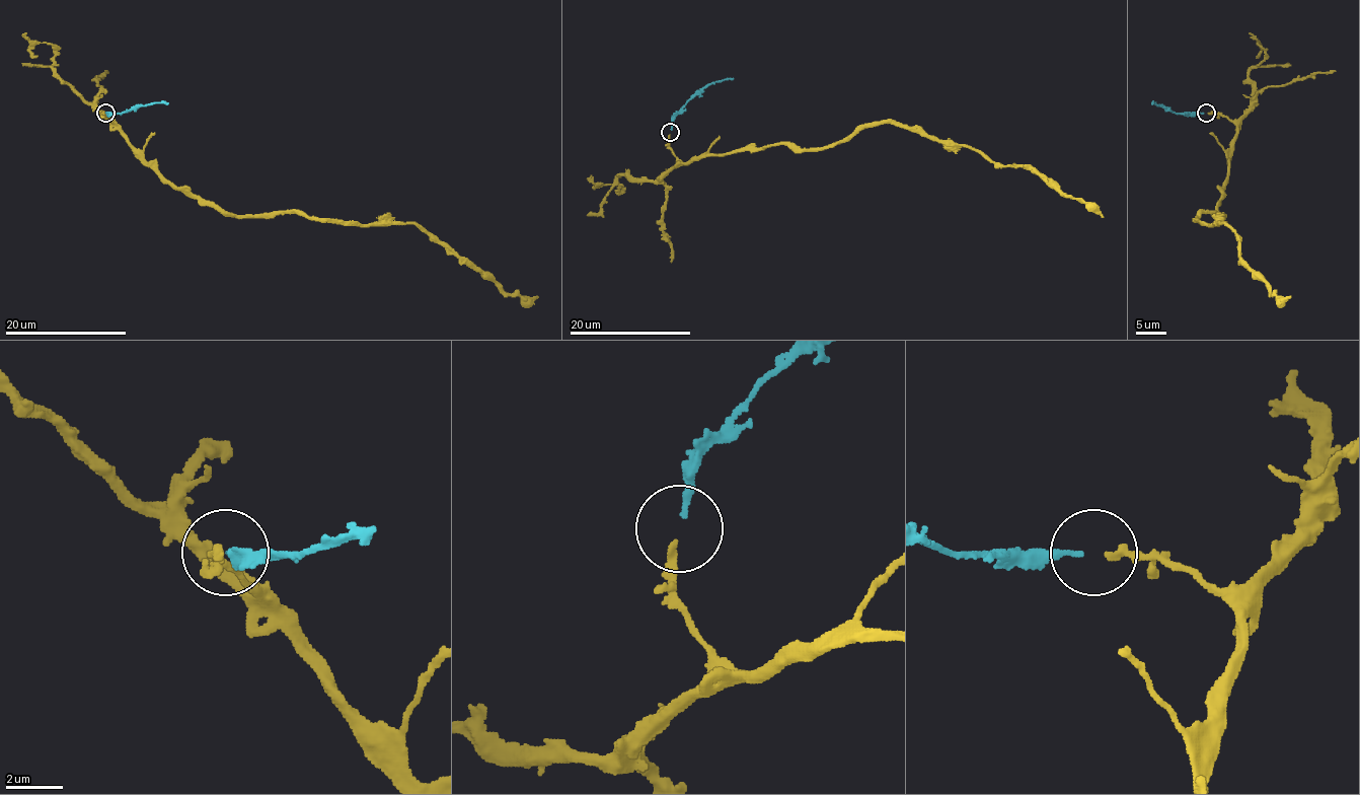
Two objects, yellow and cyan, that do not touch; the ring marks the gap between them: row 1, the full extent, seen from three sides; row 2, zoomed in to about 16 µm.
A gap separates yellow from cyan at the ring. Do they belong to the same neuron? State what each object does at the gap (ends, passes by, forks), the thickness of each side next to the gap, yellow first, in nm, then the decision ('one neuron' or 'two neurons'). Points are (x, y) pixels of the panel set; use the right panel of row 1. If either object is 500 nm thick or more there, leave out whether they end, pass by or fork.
yellow ends there; cyan ends there; 260 nm thick on the yellow side, 200 nm on the other; one neuron

